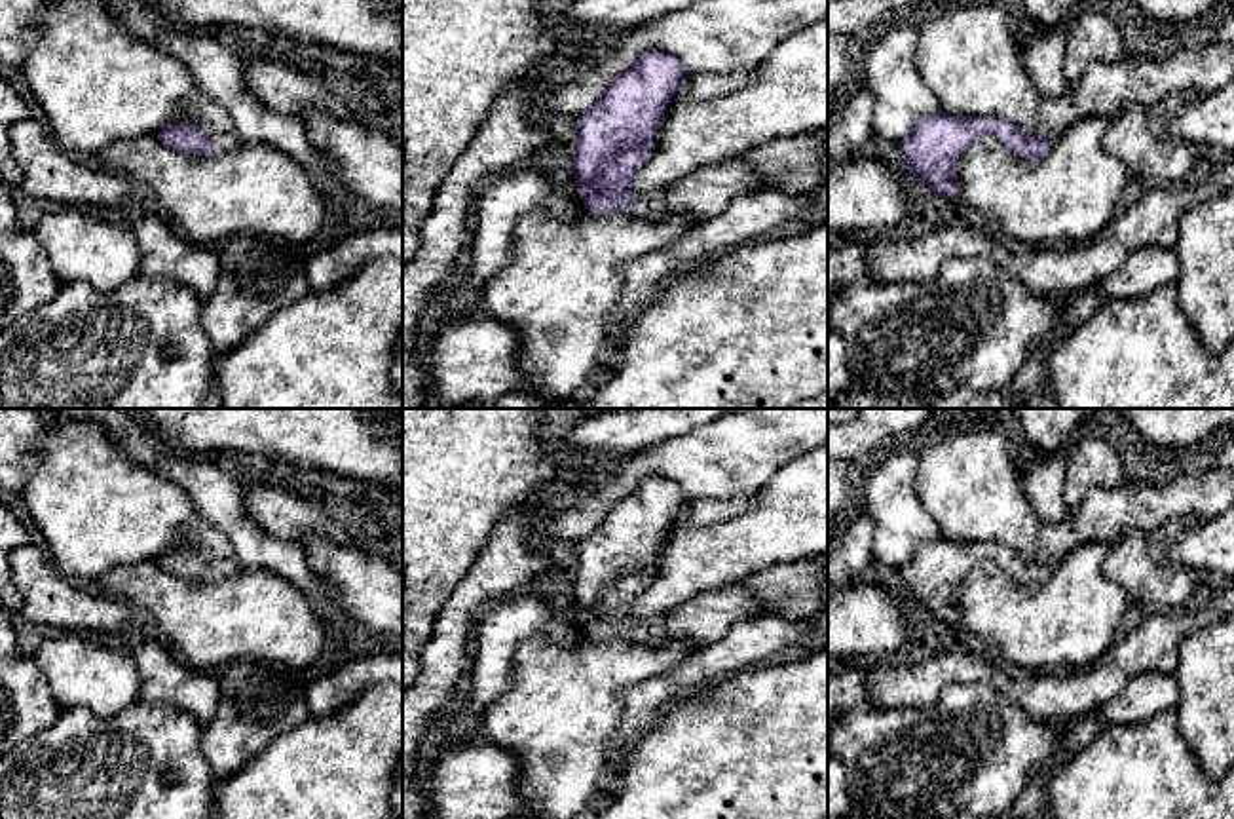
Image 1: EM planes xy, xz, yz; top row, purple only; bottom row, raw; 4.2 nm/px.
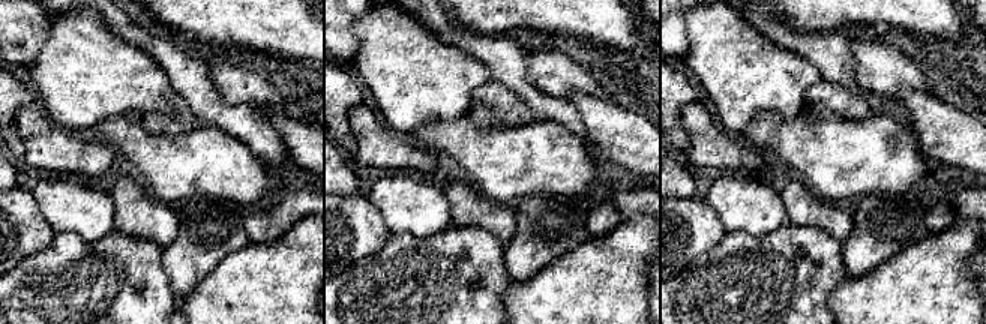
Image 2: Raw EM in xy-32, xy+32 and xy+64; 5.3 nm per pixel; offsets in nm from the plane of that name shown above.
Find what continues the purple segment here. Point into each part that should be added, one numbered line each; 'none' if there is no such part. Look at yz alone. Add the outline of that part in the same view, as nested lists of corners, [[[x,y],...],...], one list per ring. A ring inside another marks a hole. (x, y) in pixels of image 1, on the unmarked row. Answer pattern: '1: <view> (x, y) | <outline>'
1: yz (1105, 514) | [[[1209,467],[1158,486],[1094,488],[1078,509],[1038,530],[1038,559],[1054,570],[1076,545],[1112,543],[1126,532],[1149,534],[1168,523],[1202,523],[1234,505],[1234,471]]]

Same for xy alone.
1: xy (211, 544) | [[[201,517],[186,526],[186,542],[190,549],[207,561],[218,578],[228,578],[243,570],[230,540]]]

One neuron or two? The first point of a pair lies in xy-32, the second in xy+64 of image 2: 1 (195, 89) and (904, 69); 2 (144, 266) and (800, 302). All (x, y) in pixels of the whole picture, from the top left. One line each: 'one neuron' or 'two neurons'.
1: two neurons
2: one neuron

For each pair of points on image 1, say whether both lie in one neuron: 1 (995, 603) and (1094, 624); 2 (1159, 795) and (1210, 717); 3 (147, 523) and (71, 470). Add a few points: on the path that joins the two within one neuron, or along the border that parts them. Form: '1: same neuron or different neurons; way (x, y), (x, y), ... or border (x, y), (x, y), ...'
1: same neuron; way (1020, 624), (1069, 624)
2: different neurons; border (1174, 707), (1179, 736), (1198, 766), (1214, 780)
3: same neuron; way (128, 514), (112, 512), (90, 489)

